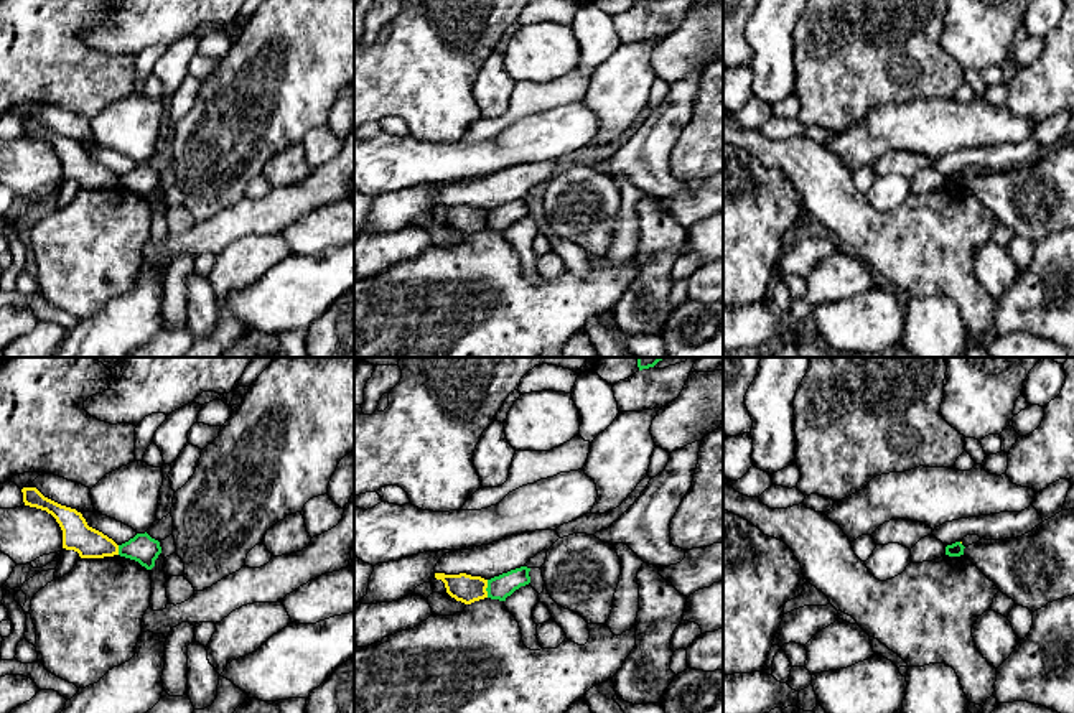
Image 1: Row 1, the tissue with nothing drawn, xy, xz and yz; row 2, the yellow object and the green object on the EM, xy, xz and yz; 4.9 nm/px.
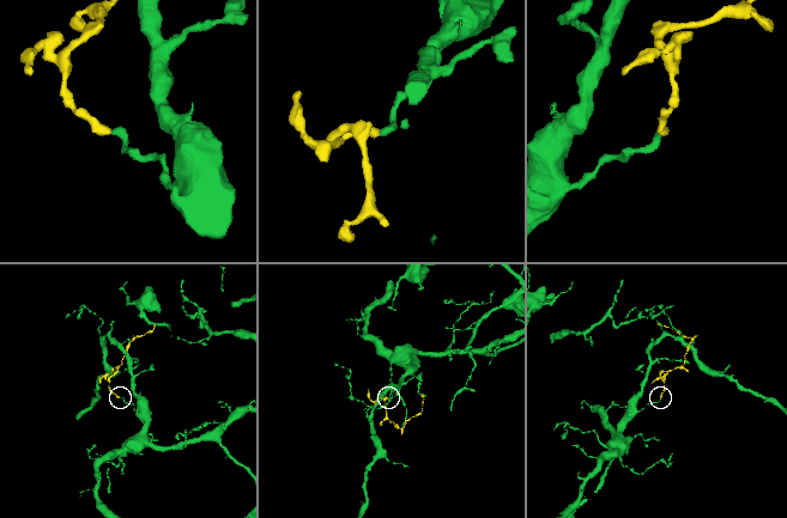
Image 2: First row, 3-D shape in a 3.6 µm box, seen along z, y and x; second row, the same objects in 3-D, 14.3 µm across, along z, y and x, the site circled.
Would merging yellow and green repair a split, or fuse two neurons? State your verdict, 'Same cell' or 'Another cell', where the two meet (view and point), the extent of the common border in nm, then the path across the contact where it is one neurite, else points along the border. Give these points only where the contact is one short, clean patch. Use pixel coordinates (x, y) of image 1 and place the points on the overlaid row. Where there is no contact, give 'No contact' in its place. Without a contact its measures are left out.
Another cell. Touches yellow at xz (486, 587). Shared border 90 nm

